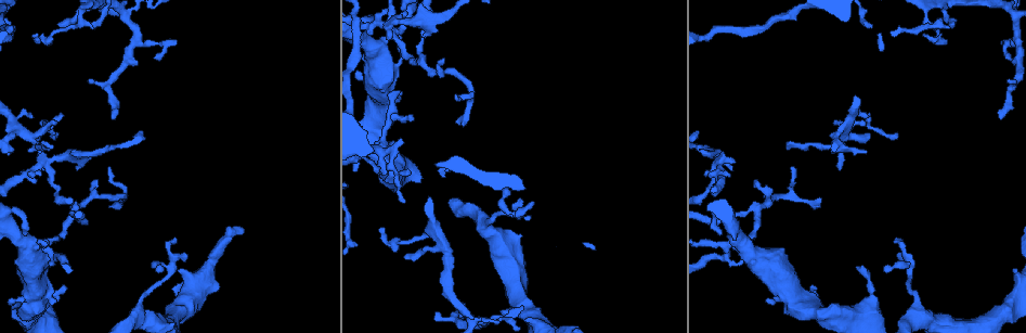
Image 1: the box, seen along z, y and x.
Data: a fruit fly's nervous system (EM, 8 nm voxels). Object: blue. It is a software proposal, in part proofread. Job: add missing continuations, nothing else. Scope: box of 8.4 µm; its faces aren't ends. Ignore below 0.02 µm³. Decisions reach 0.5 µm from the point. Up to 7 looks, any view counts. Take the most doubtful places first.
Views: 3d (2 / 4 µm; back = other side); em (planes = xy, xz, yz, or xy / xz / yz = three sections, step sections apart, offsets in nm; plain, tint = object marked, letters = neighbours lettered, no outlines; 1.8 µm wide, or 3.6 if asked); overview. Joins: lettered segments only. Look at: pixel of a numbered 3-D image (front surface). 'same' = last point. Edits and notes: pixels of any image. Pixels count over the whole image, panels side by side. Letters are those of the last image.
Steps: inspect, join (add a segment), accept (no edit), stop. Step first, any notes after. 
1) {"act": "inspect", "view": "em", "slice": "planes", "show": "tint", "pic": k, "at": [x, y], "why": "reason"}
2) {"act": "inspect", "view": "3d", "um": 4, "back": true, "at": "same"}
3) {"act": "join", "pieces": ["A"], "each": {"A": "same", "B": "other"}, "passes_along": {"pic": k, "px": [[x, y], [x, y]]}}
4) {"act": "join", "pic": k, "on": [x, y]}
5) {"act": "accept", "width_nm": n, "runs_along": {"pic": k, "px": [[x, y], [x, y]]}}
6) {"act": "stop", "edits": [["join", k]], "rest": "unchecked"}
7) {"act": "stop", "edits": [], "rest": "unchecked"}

{"act": "inspect", "view": "em", "slice": "xy", "step": 16, "show": "letters", "pic": 1, "at": [122, 14], "why": "sharp bend"}

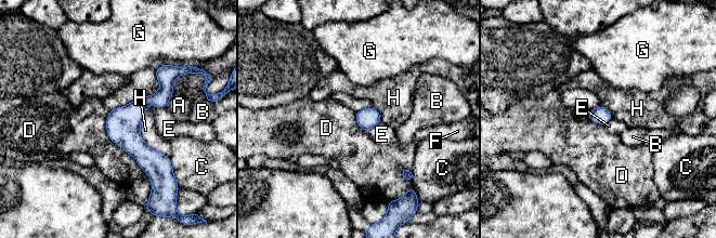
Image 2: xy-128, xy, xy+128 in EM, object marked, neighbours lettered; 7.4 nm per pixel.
{"act": "inspect", "view": "em", "slice": "planes", "show": "letters", "at": "same"}

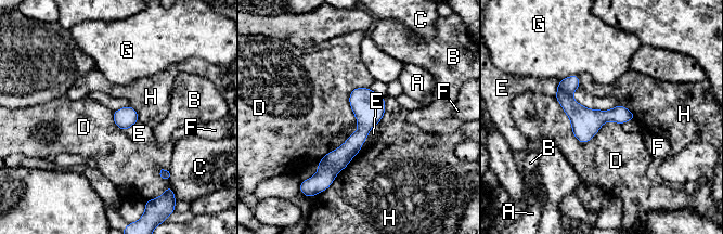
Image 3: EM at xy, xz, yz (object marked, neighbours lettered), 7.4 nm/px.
{"act": "accept", "width_nm": 160, "each": {"A": "other", "B": "other", "C": "other", "D": "other", "E": "other", "F": "other", "G": "other", "H": "other"}, "runs_along": {"pic": 3, "px": [[366, 90], [363, 130], [325, 174]]}, "found": "no lettered segment goes on from it"}

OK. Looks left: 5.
{"act": "inspect", "view": "em", "slice": "xy", "step": 4, "show": "letters", "pic": 1, "at": [88, 79], "why": "tapers out"}

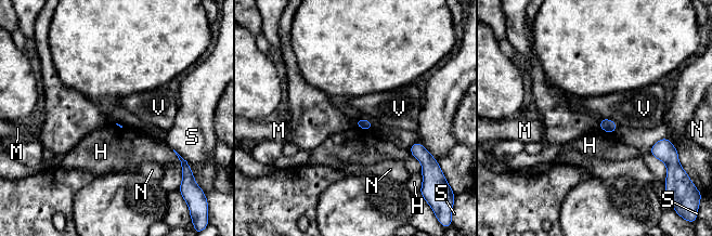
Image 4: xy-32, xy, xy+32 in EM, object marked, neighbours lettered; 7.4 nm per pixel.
{"act": "inspect", "view": "em", "slice": "planes", "show": "letters", "at": "same", "why": "another direction"}

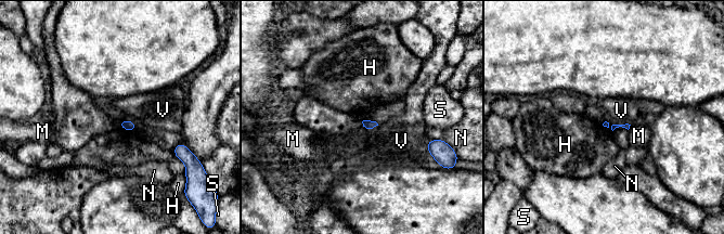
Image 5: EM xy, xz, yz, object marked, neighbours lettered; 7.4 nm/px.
{"act": "accept", "each": {"H": "other", "M": "other", "N": "other", "S": "other", "V": "other"}, "found": "none of them fits"}

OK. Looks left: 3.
{"act": "inspect", "view": "em", "um": 3.6, "slice": "planes", "show": "letters", "pic": 1, "at": [76, 169], "why": "branch stops here"}

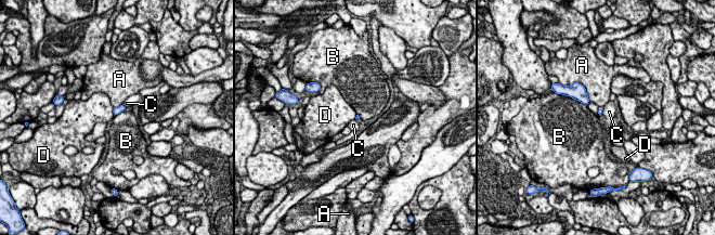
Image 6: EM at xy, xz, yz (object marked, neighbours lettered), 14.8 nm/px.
{"act": "accept", "each": {"A": "other", "B": "other", "C": "other", "D": "other"}, "found": "none of them fits"}

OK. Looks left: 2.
{"act": "stop", "edits": [], "rest": "unchecked"}

